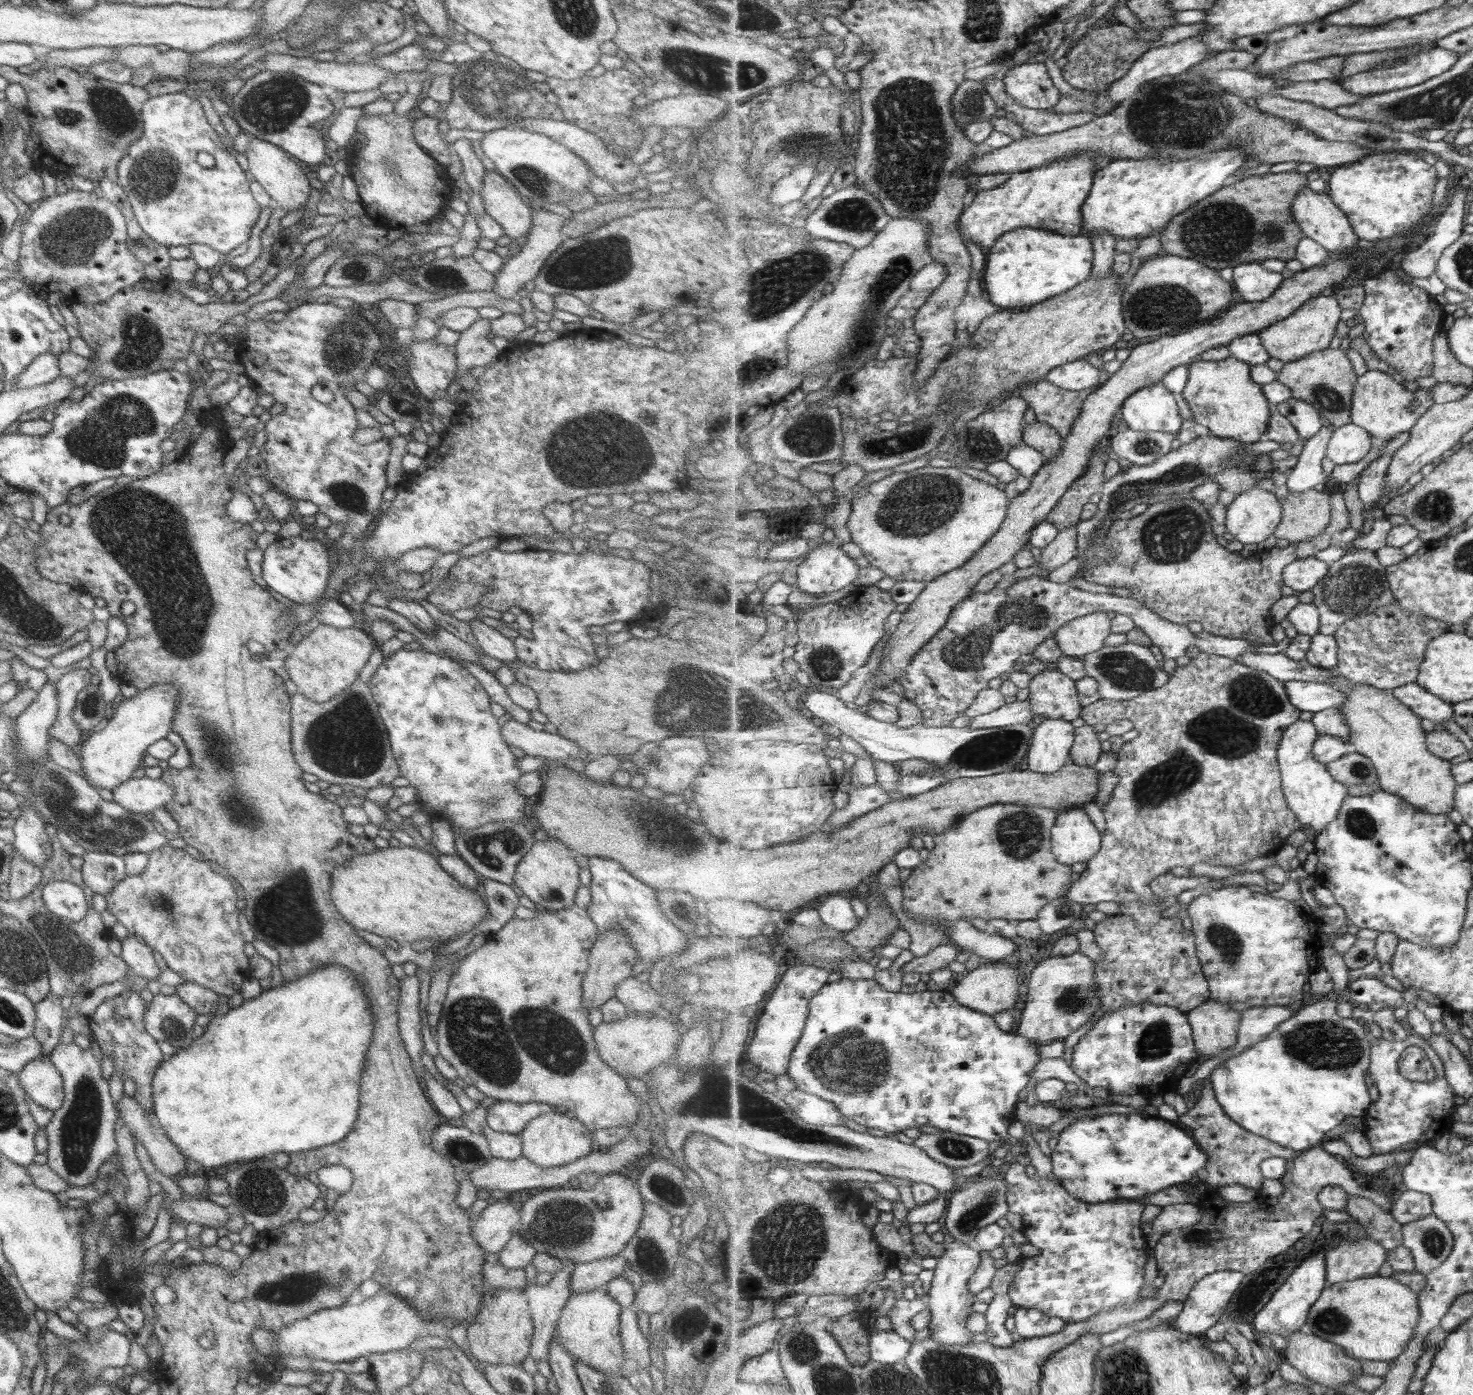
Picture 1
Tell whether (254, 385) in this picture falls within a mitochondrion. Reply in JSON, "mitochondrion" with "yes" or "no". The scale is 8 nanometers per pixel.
{"mitochondrion":"no"}

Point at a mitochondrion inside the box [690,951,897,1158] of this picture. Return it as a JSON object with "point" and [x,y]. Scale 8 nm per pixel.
{"point":[848,1061]}

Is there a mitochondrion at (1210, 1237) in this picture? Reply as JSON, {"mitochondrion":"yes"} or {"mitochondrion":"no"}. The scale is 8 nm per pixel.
{"mitochondrion":"yes"}

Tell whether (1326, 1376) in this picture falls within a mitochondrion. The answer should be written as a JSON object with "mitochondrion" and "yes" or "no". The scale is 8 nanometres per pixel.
{"mitochondrion":"no"}

